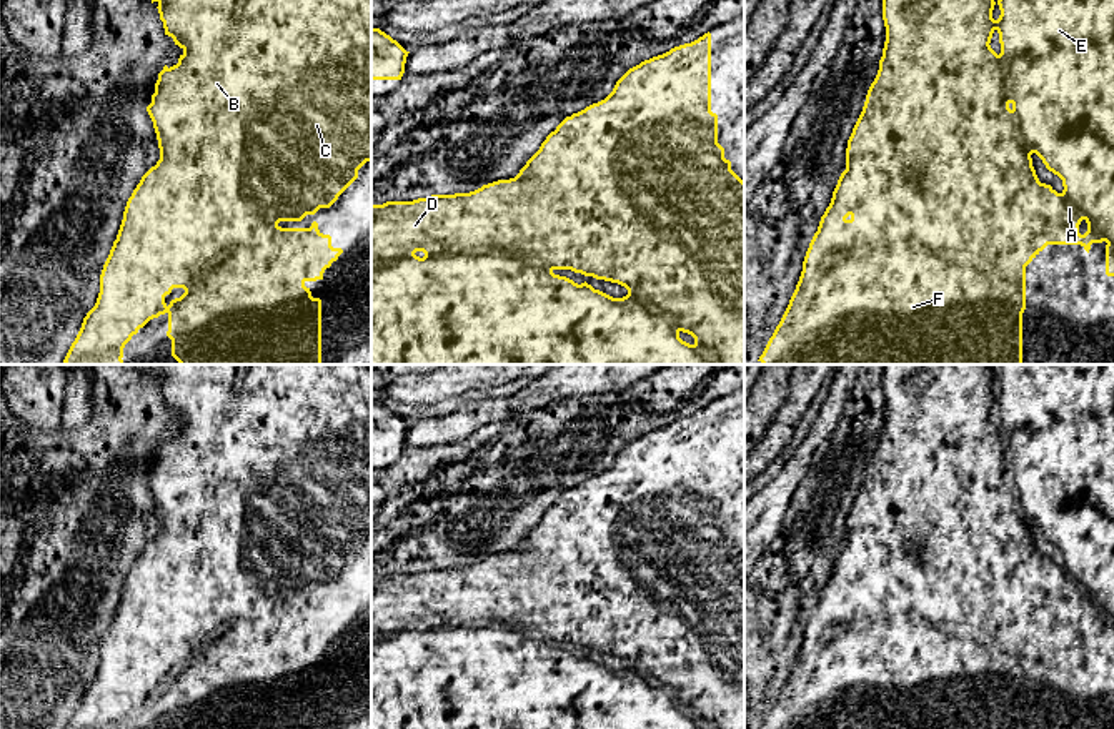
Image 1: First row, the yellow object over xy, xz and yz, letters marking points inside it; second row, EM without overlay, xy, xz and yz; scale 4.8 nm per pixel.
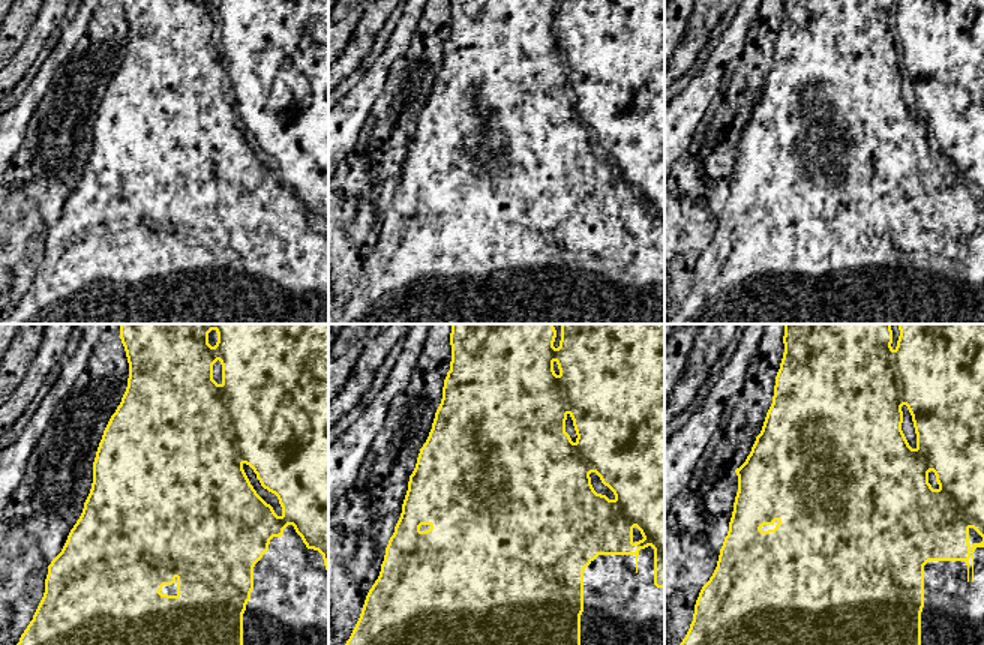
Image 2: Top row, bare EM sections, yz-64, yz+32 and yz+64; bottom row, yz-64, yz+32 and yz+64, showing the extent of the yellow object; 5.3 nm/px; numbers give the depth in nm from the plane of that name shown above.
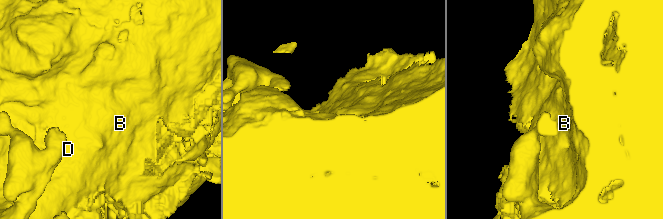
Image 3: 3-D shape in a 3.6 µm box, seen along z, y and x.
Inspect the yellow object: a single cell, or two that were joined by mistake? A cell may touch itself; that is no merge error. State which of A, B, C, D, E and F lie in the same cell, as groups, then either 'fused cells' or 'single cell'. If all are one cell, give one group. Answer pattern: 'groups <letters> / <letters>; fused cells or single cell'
groups A C D E F / B; fused cells

